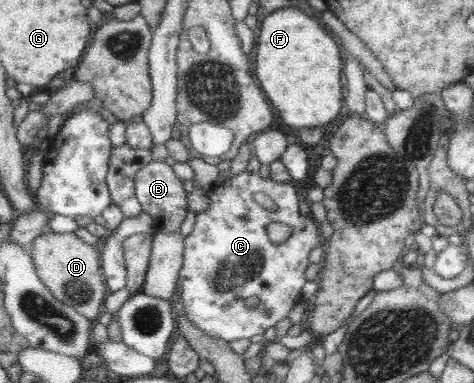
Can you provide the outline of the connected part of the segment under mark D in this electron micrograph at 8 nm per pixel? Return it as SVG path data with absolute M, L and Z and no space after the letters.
M46 230L27 247L33 258L39 279L49 288L55 299L73 306L89 320L97 320L103 312L103 303L109 289L100 266L100 247L94 247L71 233Z

